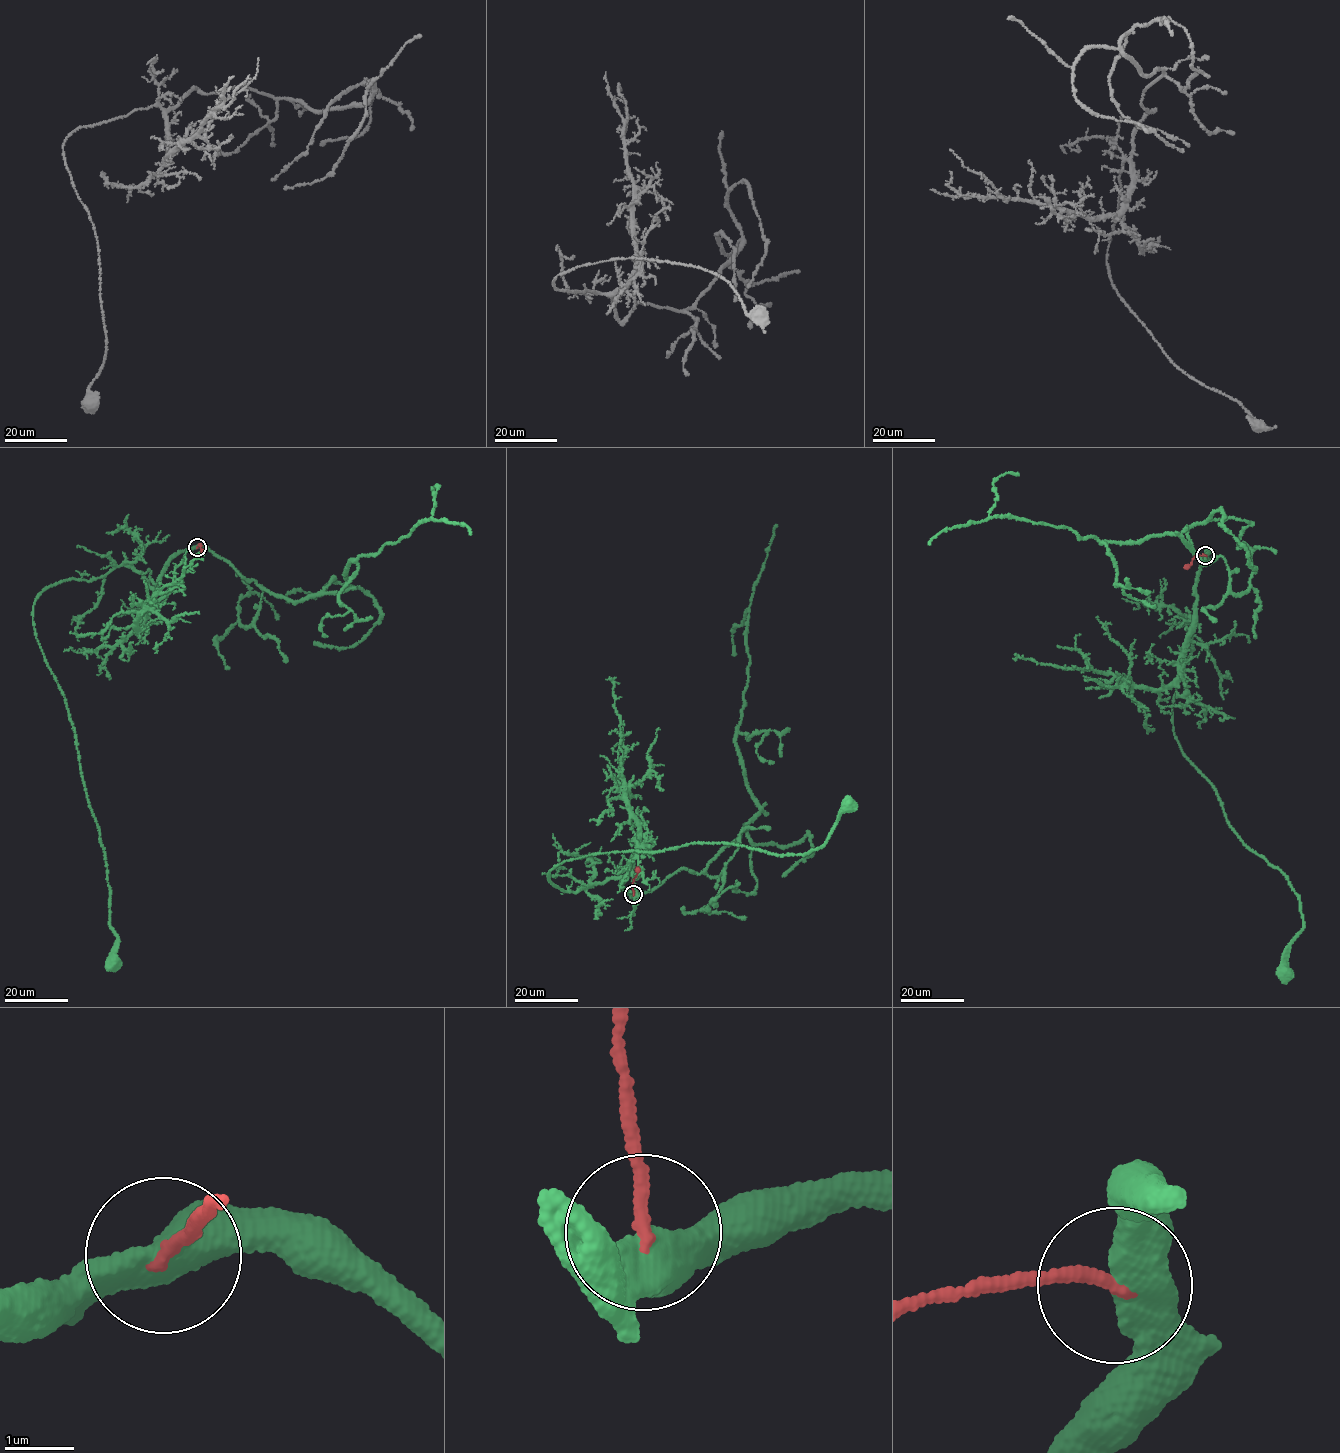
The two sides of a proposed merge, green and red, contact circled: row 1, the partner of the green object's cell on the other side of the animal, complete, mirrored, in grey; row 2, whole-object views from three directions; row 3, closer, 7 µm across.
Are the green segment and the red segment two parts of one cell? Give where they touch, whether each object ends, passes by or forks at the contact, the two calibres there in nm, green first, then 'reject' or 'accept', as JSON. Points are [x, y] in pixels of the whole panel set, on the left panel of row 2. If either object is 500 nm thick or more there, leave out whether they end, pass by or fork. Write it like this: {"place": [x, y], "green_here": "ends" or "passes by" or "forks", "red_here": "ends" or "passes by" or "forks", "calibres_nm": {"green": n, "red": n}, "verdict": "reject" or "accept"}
{"place": [197, 547], "green_here": "passes by", "red_here": "ends", "calibres_nm": {"green": 480, "red": 190}, "verdict": "reject"}

